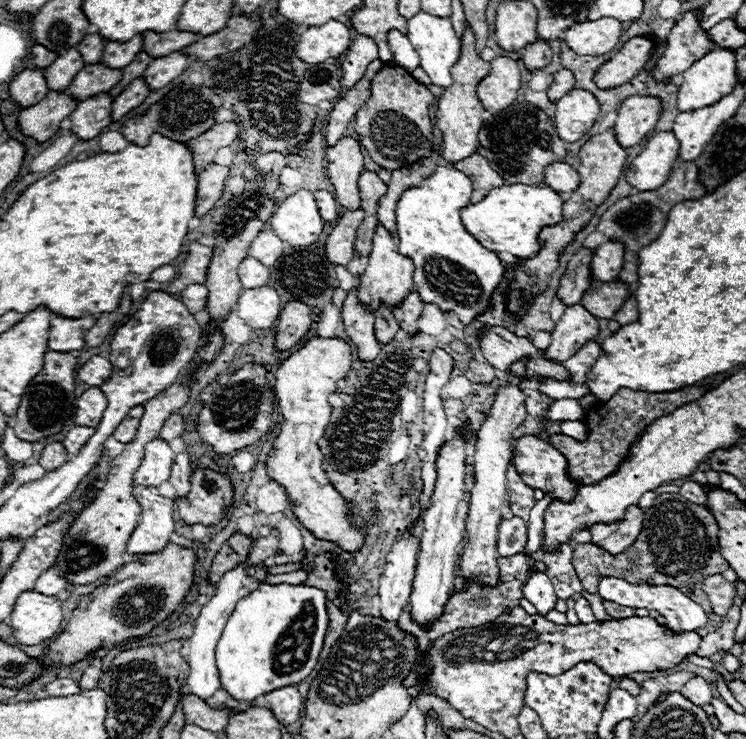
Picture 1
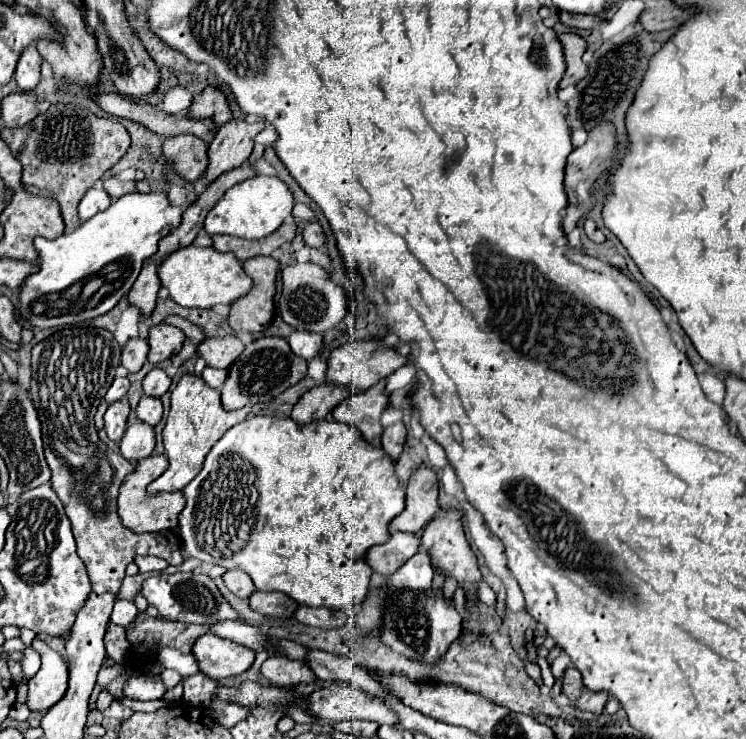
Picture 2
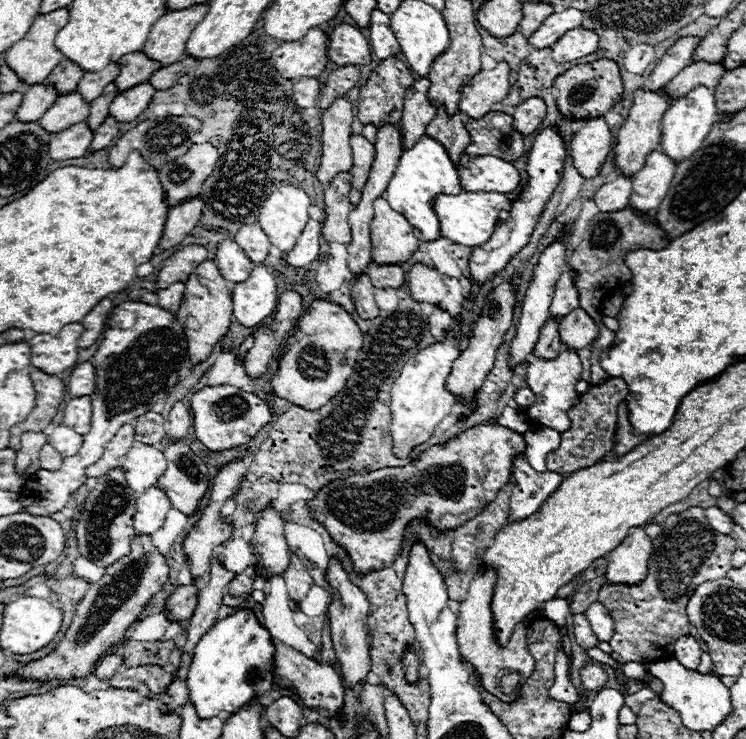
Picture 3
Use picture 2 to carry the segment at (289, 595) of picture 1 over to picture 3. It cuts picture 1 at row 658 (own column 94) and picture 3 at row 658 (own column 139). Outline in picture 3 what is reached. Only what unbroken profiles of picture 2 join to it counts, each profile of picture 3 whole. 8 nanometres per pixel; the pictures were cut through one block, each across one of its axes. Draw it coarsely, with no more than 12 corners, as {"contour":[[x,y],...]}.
{"contour":[[254,610],[218,620],[186,676],[200,718],[234,714],[274,684]]}

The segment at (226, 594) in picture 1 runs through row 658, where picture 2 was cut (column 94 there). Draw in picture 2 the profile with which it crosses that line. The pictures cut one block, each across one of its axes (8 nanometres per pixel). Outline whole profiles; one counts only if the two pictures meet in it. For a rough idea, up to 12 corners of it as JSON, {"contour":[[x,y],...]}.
{"contour":[[104,188],[86,192],[78,206],[80,220],[106,210],[112,198]]}

